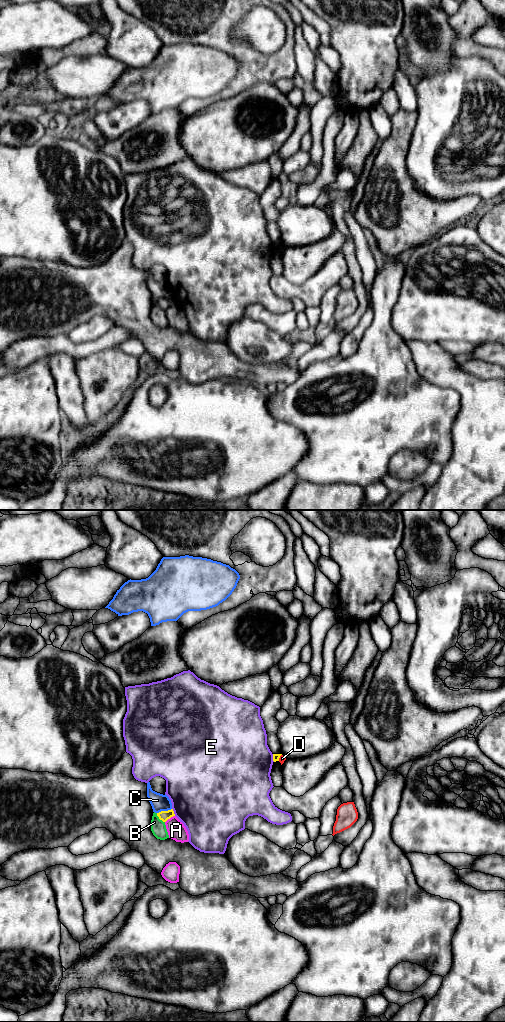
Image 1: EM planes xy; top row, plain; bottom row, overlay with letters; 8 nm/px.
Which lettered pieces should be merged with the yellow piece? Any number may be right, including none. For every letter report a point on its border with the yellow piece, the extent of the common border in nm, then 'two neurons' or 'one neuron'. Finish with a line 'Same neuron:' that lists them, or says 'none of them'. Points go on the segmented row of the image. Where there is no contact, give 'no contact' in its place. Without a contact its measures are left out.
A: xy (169, 818) | 100 nm | two neurons
B: xy (159, 818) | 100 nm | two neurons
C: xy (164, 811) | 130 nm | two neurons
D: xy (279, 757) | 60 nm | two neurons
E: xy (173, 812) | 70 nm | two neurons
Same neuron: none of them

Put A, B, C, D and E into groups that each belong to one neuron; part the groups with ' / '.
A / B / C / D / E

